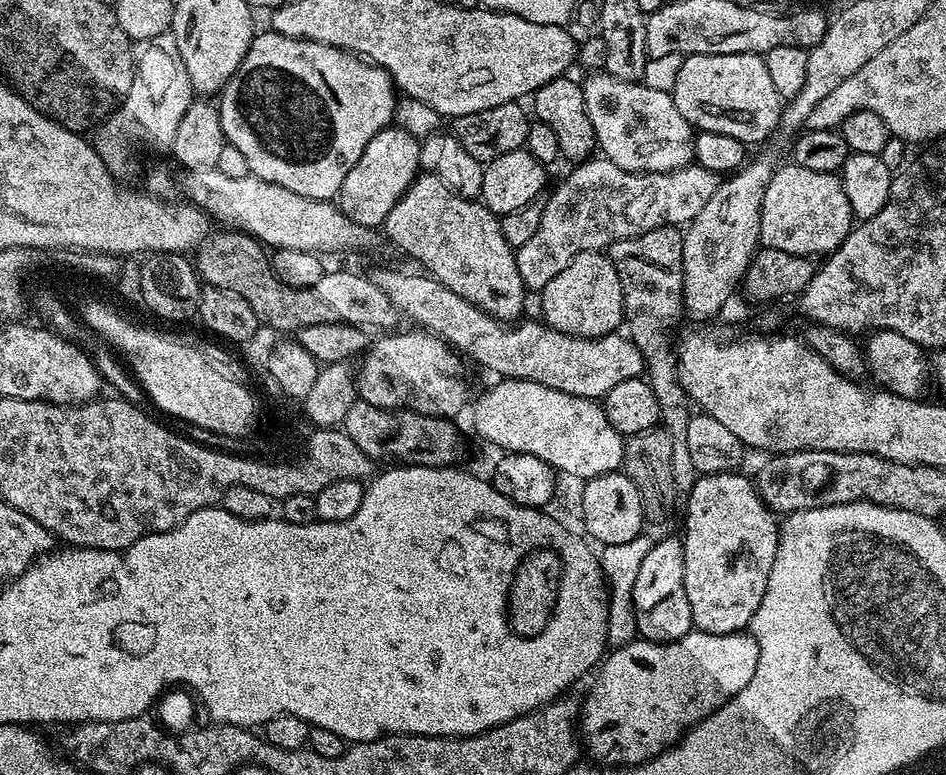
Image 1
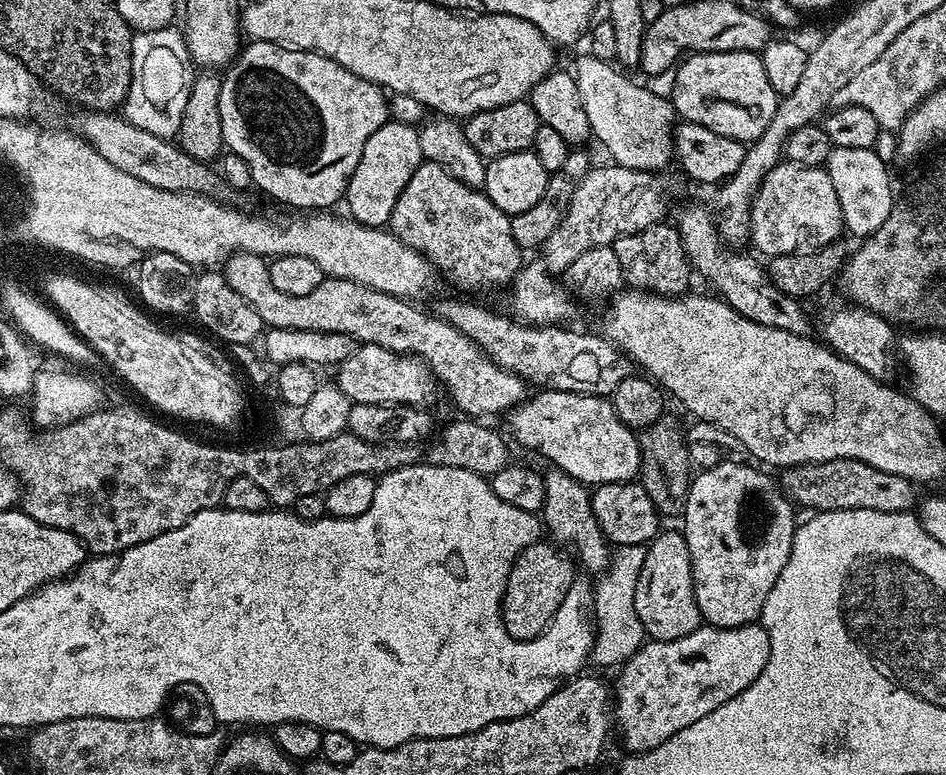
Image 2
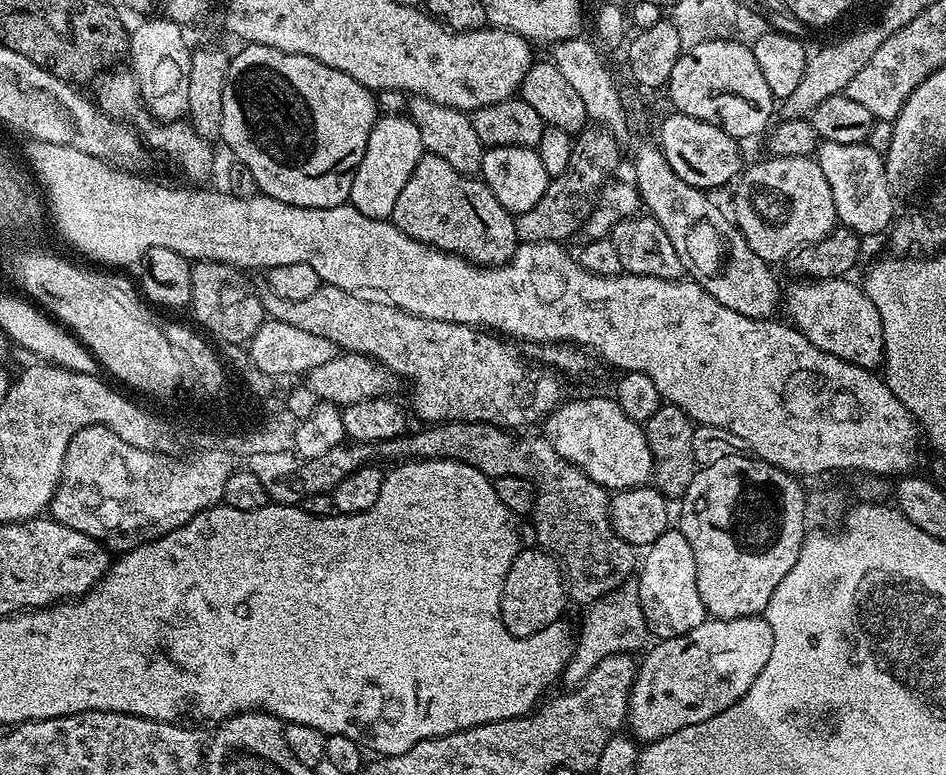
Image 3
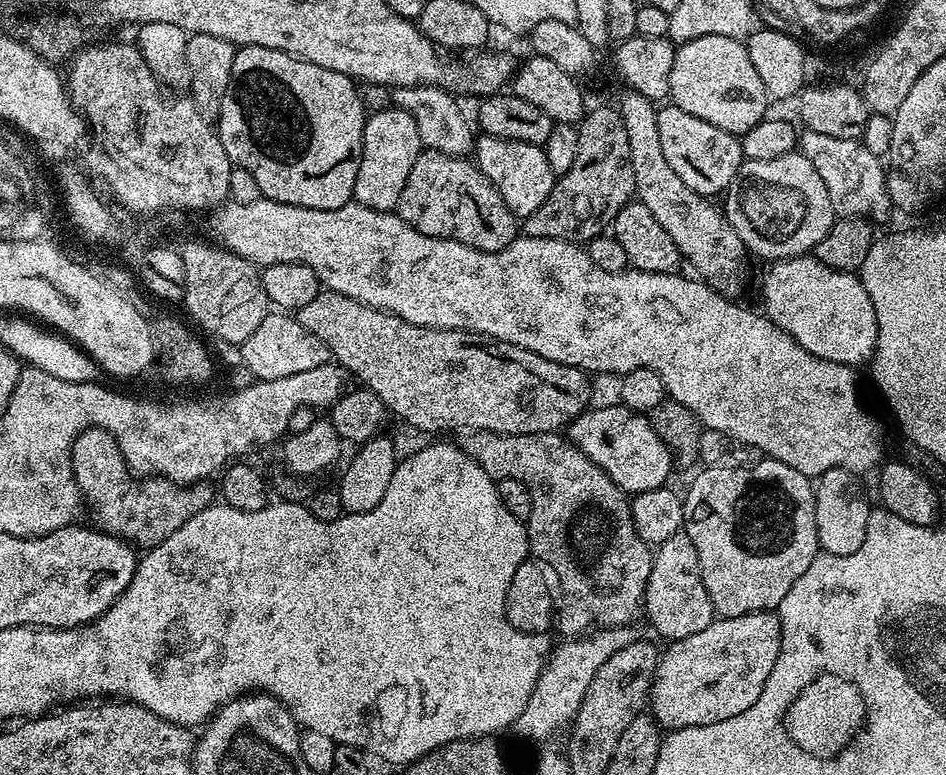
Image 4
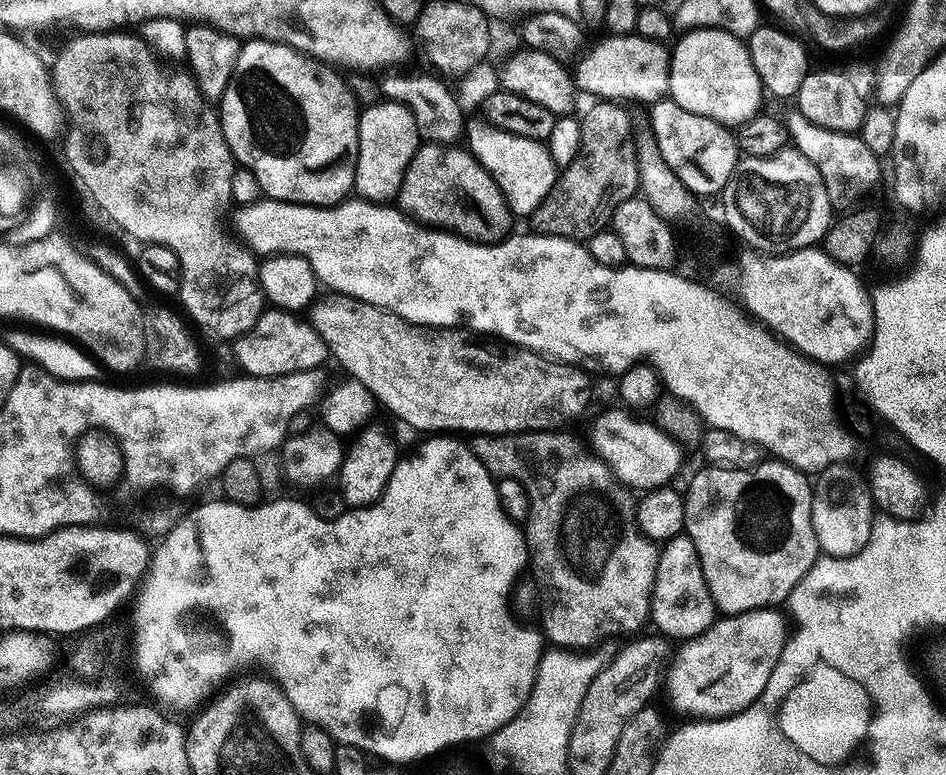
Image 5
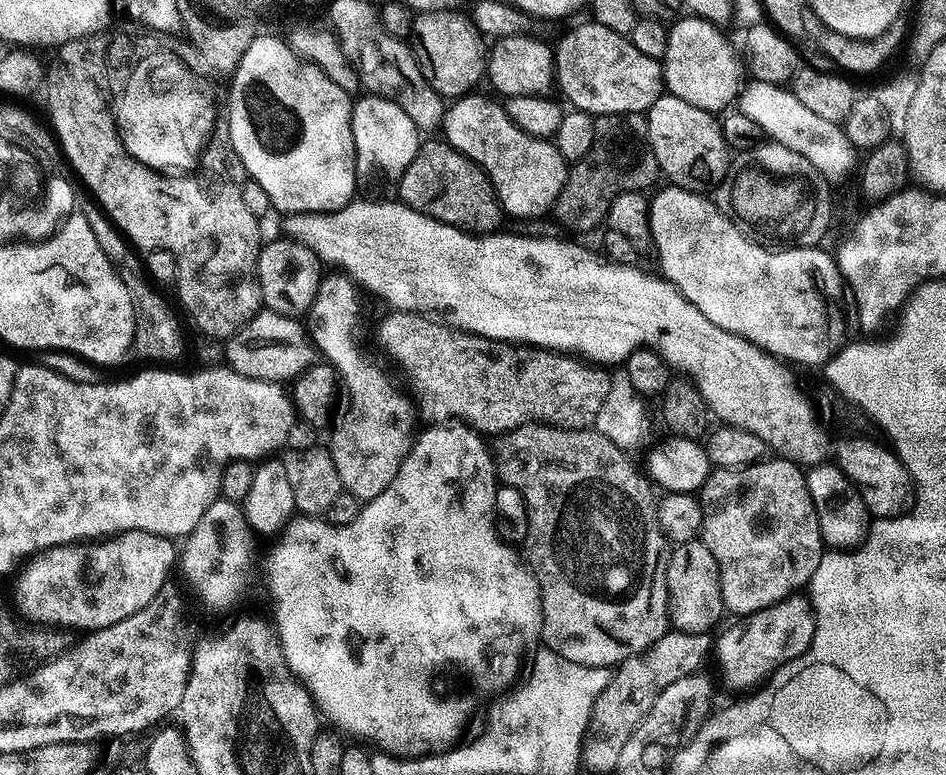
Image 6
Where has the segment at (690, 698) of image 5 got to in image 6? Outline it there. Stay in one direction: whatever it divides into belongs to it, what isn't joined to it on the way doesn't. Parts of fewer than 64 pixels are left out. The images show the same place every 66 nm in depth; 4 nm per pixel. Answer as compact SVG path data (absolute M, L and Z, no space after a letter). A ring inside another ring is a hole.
M793 594L774 606L737 619L714 640L714 656L720 676L728 688L755 689L763 685L777 668L806 651L816 629L816 615L807 595Z

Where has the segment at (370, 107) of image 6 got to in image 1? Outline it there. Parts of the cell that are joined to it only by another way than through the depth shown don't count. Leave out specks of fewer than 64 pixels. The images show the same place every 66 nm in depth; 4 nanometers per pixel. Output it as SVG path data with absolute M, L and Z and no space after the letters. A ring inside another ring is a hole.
M395 126L384 128L377 136L370 138L366 150L362 150L362 158L350 166L350 174L346 174L342 182L338 207L354 222L367 228L379 229L386 214L394 210L394 202L406 194L421 171L420 145L421 141L416 137Z

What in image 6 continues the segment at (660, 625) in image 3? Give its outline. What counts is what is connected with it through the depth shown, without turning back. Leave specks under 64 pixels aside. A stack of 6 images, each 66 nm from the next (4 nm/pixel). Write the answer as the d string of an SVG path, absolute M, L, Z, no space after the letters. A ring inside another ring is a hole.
M697 538L685 544L675 545L666 560L662 572L663 587L668 589L668 618L671 627L677 632L706 632L711 633L712 627L726 616L720 589L720 571L718 562L714 562L714 554L704 545L703 539Z

